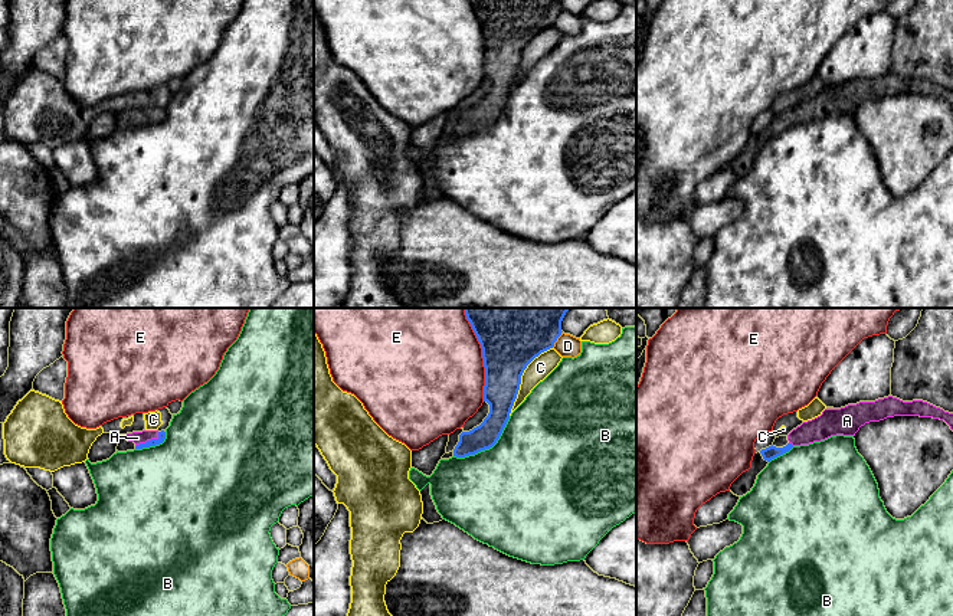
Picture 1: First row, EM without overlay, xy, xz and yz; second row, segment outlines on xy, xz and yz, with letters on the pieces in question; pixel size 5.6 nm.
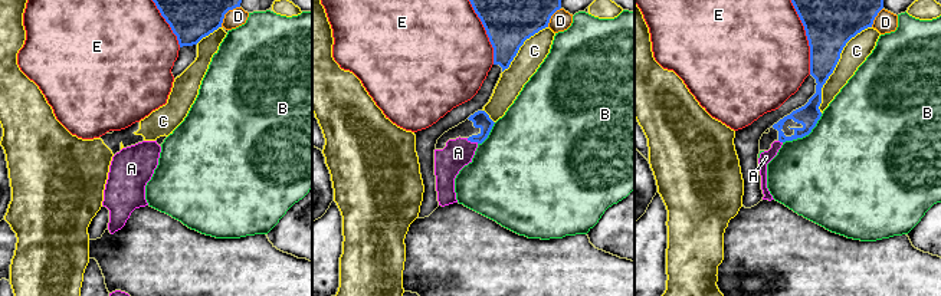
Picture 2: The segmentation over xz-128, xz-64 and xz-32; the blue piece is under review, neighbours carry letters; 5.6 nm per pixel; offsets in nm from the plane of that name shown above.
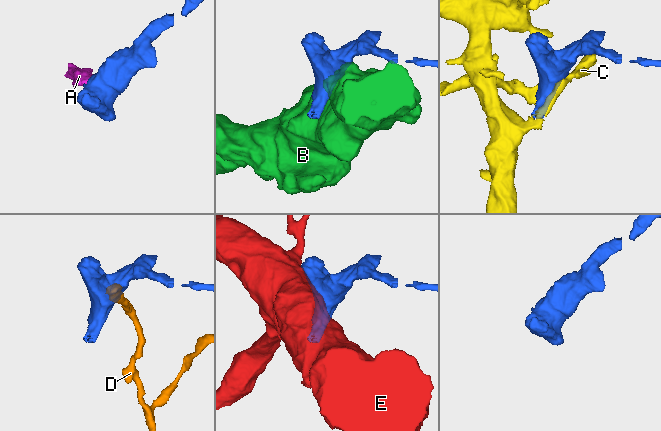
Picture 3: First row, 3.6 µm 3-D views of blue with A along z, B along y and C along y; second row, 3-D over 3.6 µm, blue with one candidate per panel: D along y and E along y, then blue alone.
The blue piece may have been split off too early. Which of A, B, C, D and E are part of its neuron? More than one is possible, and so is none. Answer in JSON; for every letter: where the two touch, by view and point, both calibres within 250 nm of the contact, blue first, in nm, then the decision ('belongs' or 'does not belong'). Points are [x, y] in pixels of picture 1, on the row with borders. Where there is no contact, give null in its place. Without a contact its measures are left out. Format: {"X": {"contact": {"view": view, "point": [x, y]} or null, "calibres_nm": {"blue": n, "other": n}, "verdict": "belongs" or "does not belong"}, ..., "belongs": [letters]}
{"A": {"contact": {"view": "xy", "point": [148, 441]}, "calibres_nm": {"blue": 50, "other": 70}, "verdict": "belongs"}, "B": {"contact": {"view": "xz", "point": [487, 448]}, "calibres_nm": {"blue": 140, "other": 500}, "verdict": "does not belong"}, "C": {"contact": {"view": "xz", "point": [520, 379]}, "calibres_nm": {"blue": 360, "other": 120}, "verdict": "does not belong"}, "D": {"contact": {"view": "xz", "point": [556, 340]}, "calibres_nm": {"blue": 480, "other": 130}, "verdict": "does not belong"}, "E": {"contact": {"view": "xz", "point": [482, 354]}, "calibres_nm": {"blue": 460, "other": 500}, "verdict": "does not belong"}, "belongs": ["A"]}

